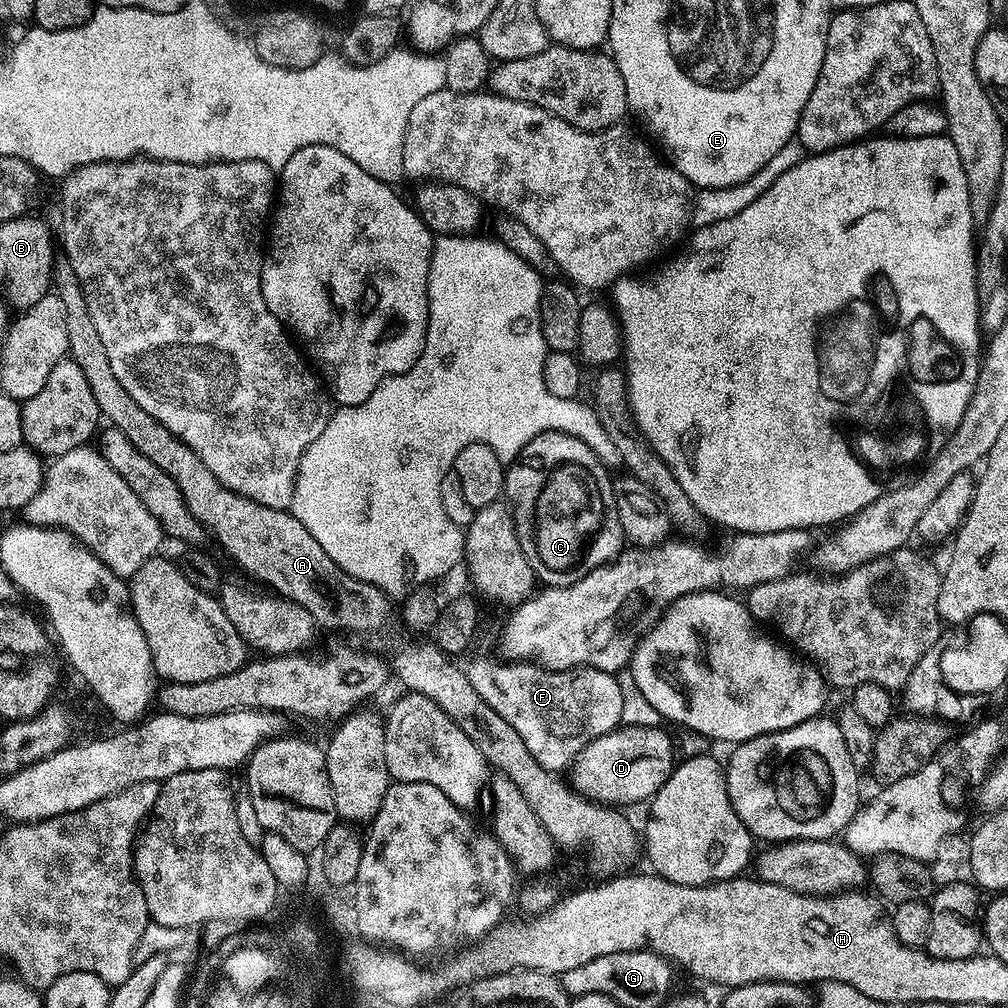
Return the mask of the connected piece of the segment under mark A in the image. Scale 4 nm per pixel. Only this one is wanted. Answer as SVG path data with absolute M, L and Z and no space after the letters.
M66 262L55 265L54 292L62 298L66 309L68 356L82 369L94 394L94 402L98 402L101 417L111 427L122 430L138 454L150 458L162 474L174 478L174 486L178 486L190 514L209 537L212 535L224 547L225 554L245 572L243 575L253 576L248 577L253 581L261 580L256 582L267 586L275 595L298 602L298 606L310 614L317 629L345 632L348 636L378 635L392 620L393 601L389 596L378 590L378 586L362 582L339 568L334 558L314 542L314 534L310 534L291 511L262 506L226 487L207 469L198 453L130 398L114 375L102 338L94 326L94 318L90 318L90 306L86 306L82 286Z

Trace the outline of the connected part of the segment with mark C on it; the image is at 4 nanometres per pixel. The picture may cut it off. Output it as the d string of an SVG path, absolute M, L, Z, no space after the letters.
M543 432L542 434L538 434L538 438L534 438L527 444L527 446L516 455L516 459L505 467L503 499L510 505L512 522L518 542L522 546L522 554L526 558L526 562L530 562L533 577L535 577L541 585L561 588L567 584L572 584L578 578L590 574L590 570L600 568L603 564L611 564L625 547L624 531L618 522L616 499L612 493L613 477L611 475L608 476L608 472L609 469L594 454L594 450L590 450L590 446L586 446L586 442L582 442L578 438L574 438L565 432Z

